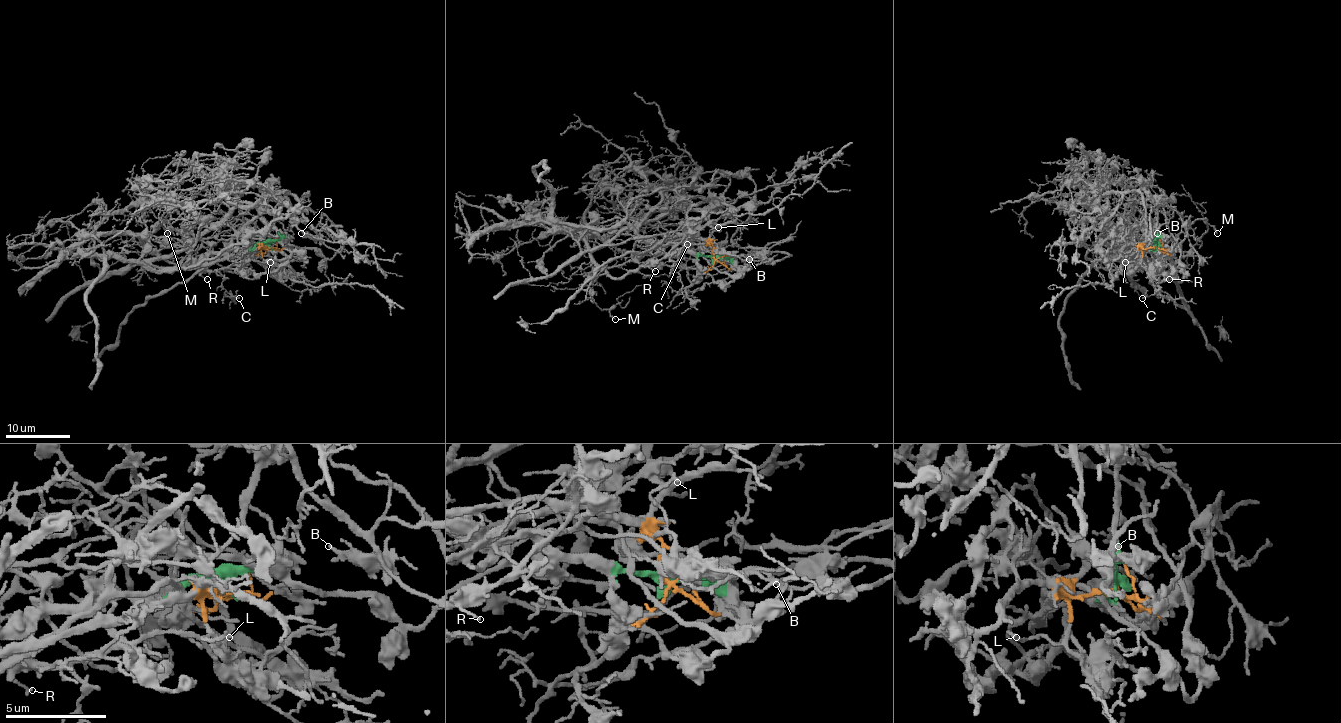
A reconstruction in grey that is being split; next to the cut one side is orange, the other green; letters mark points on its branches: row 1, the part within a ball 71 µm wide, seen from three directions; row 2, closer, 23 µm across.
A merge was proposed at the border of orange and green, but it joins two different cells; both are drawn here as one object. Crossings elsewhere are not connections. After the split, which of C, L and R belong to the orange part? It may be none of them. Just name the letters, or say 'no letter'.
L

